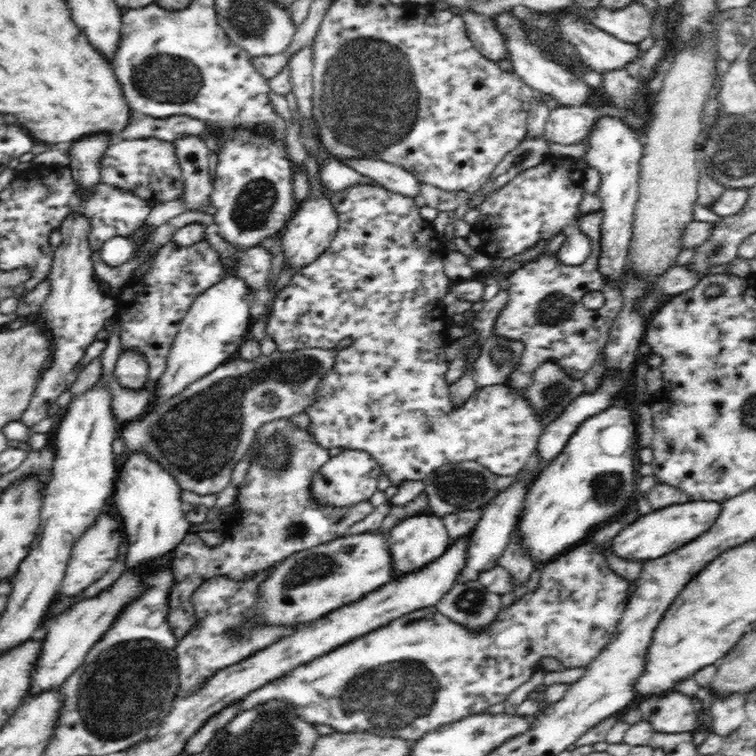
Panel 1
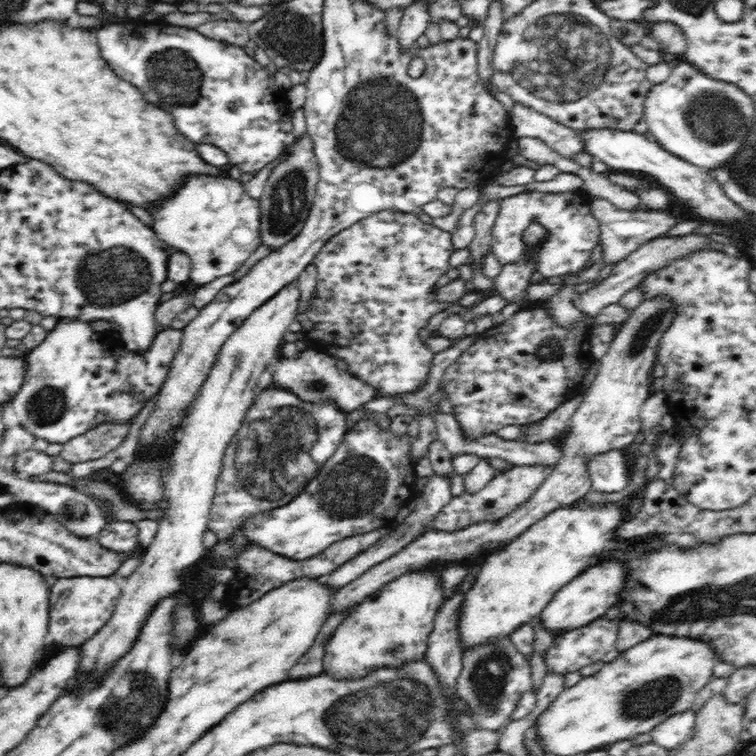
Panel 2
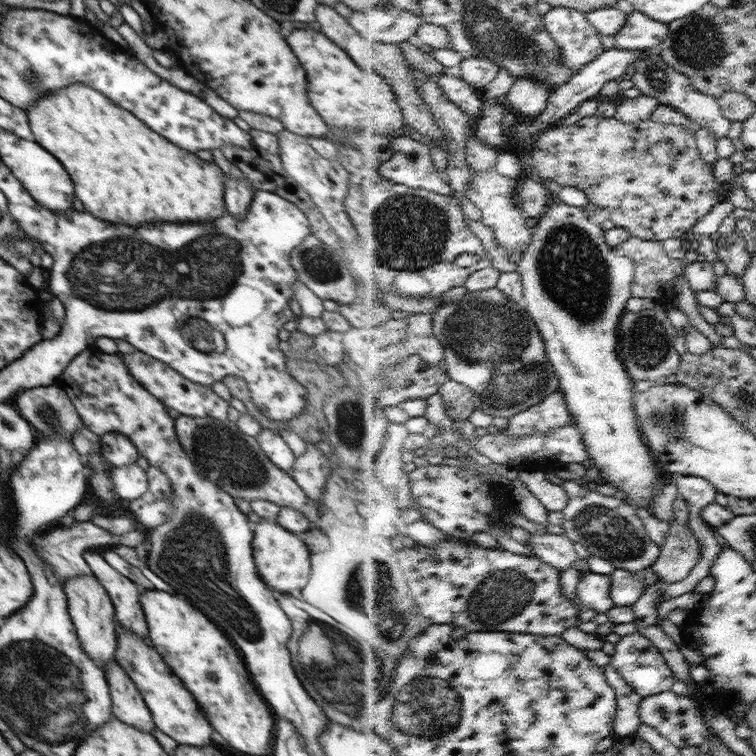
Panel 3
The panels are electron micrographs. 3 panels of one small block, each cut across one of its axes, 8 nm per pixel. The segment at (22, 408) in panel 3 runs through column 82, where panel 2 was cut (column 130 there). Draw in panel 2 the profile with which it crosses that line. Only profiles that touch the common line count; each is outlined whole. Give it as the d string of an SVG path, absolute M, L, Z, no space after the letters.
M105 423L68 440L58 455L71 465L102 458L122 444L131 426L132 423Z

